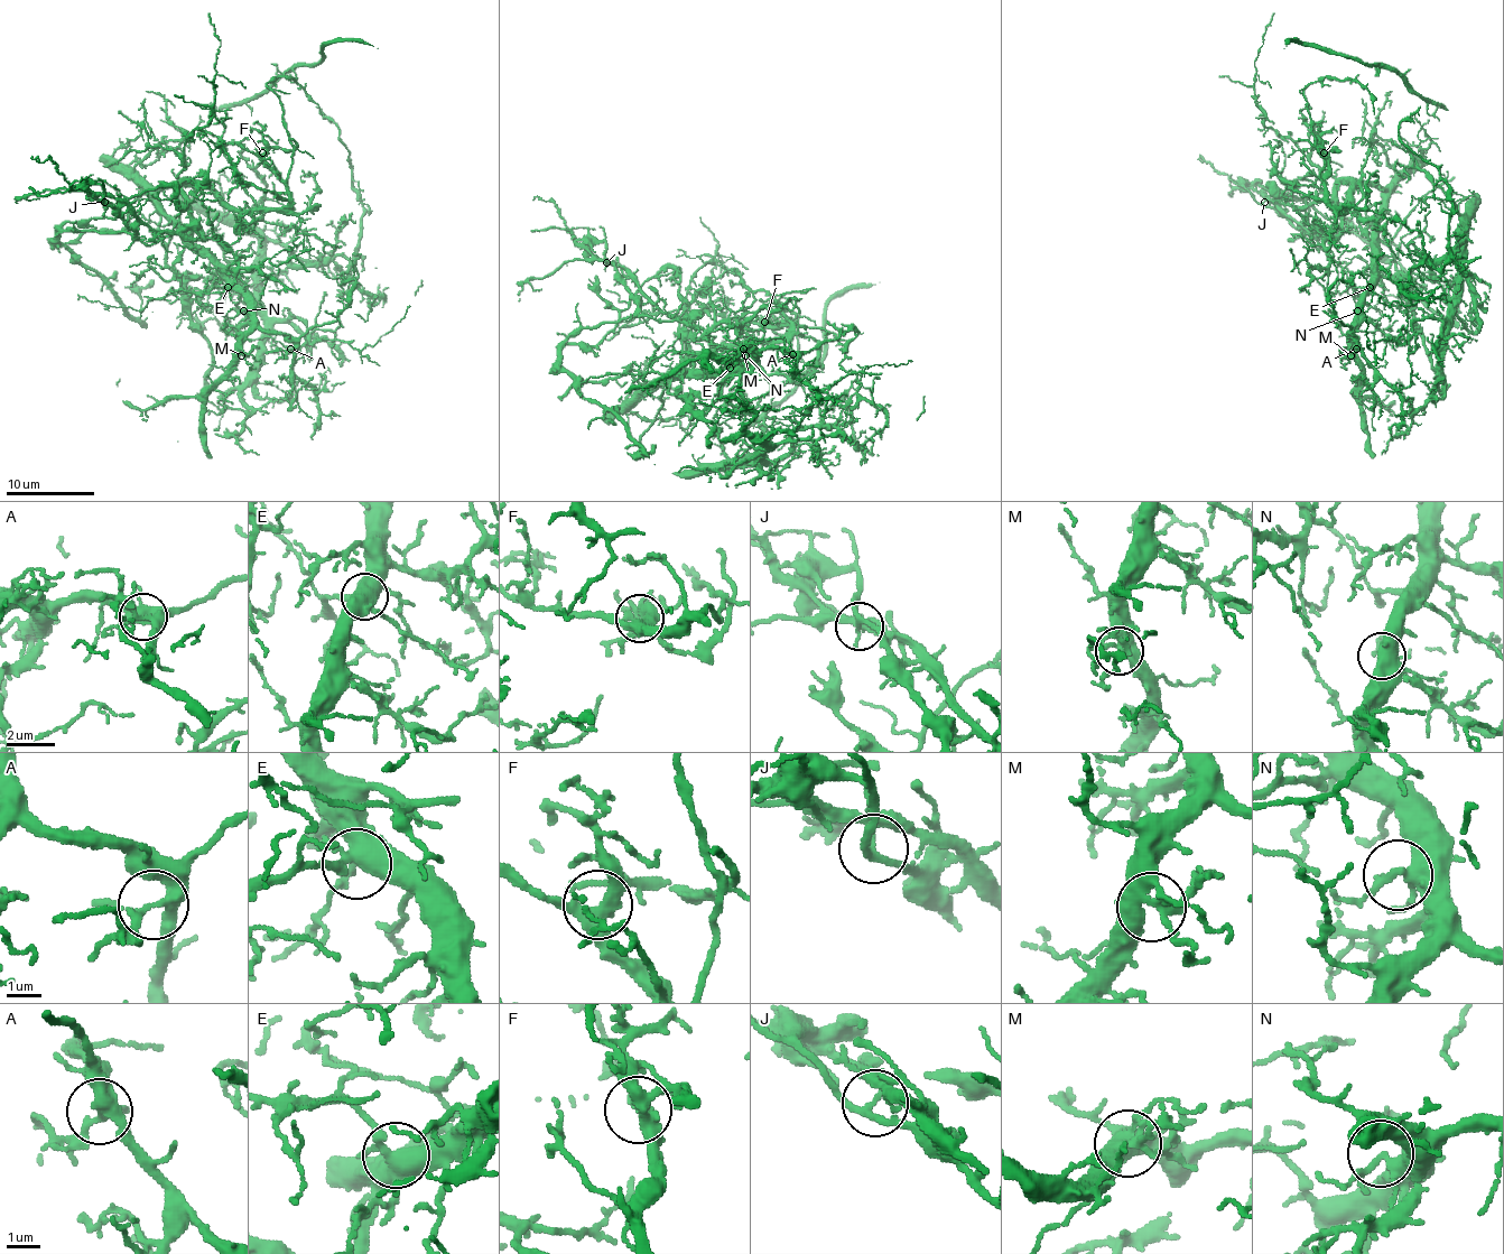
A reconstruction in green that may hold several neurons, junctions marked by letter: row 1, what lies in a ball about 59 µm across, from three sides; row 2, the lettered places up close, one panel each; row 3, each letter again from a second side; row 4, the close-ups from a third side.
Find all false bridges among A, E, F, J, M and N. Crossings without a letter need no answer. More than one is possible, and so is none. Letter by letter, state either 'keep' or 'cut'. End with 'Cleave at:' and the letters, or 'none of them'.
A: keep
E: keep
F: keep
J: cut
M: keep
N: keep
Cleave at: J

